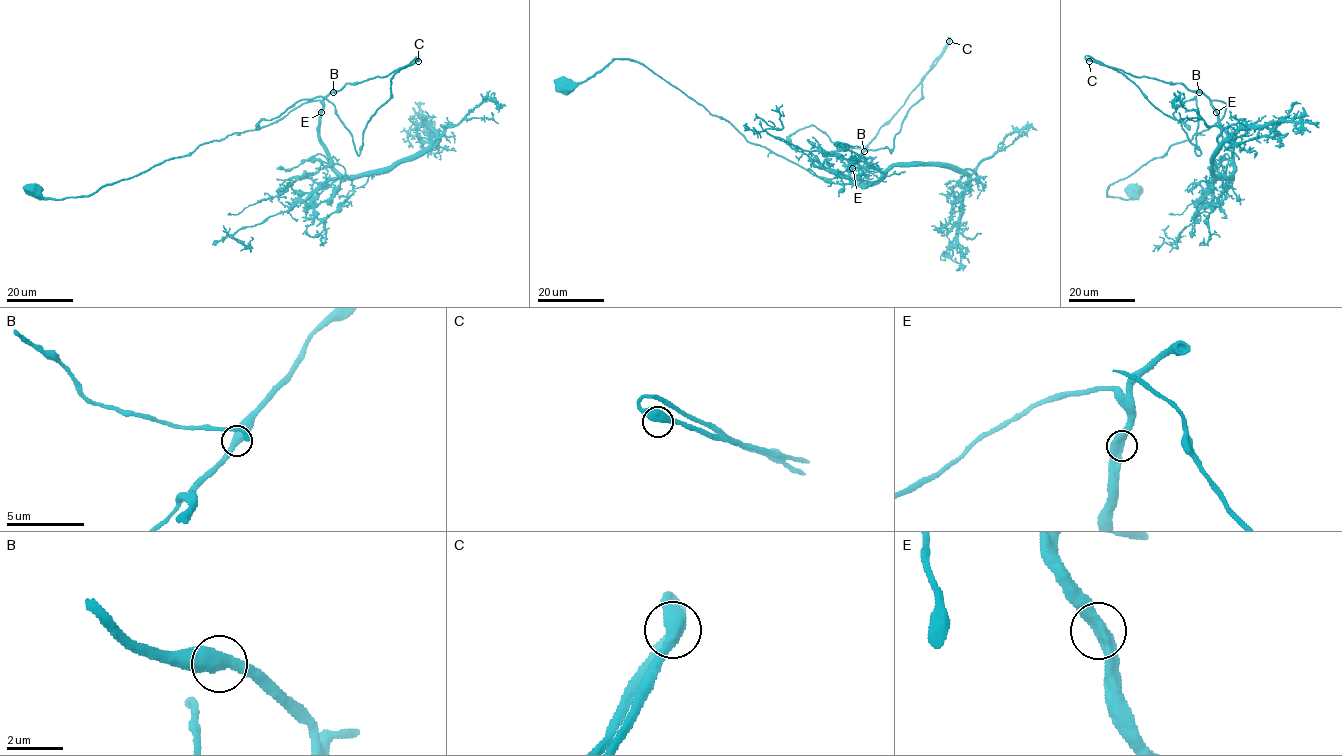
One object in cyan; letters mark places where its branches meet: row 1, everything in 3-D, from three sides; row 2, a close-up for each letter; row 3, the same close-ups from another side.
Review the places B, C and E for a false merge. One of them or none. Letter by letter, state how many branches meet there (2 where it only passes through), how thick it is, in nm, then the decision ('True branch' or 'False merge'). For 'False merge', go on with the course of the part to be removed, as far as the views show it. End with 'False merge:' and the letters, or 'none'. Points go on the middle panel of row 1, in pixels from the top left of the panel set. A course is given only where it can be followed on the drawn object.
B: Branches: 2. Thickness 500 nm. True branch
C: Branches: 2. Thickness 500 nm. True branch
E: Branches: 2. Thickness 500 nm. True branch
False merge: none

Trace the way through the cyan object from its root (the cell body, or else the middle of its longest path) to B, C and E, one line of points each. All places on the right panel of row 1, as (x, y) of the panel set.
B: (1132, 189), (1129, 199), (1107, 196), (1111, 184), (1224, 116), (1224, 102), (1199, 92)
C: (1132, 189), (1129, 199), (1107, 196), (1111, 184), (1216, 123), (1227, 105), (1180, 83), (1134, 77), (1089, 61)
E: (1132, 189), (1129, 199), (1107, 196), (1111, 184), (1216, 123), (1224, 114), (1224, 102), (1211, 102), (1216, 113)

